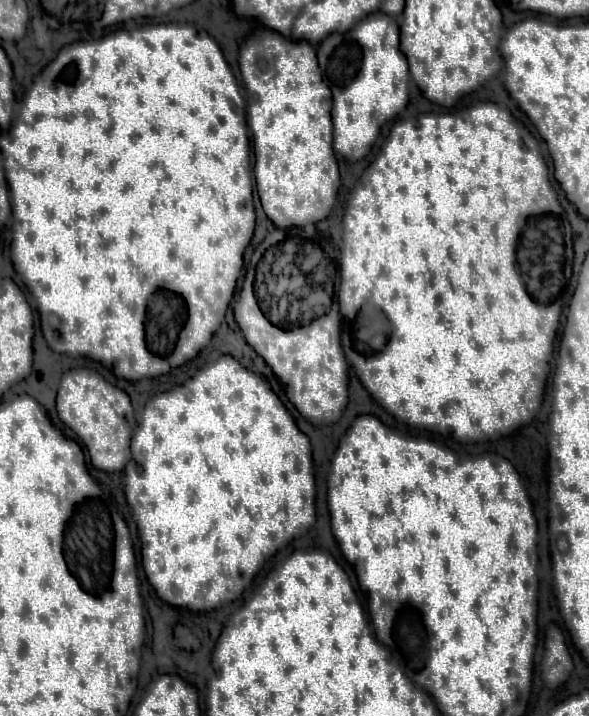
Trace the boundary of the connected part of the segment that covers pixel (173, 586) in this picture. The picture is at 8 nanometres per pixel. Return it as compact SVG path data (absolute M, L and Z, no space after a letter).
M230 355L220 357L216 363L202 369L198 375L188 379L184 385L180 385L168 393L162 393L158 397L152 397L144 407L142 423L138 425L138 429L132 437L132 443L134 443L132 459L128 461L128 465L124 469L124 493L126 493L126 501L132 509L132 517L138 527L138 535L140 535L140 543L142 543L142 549L140 549L142 567L144 567L144 573L146 573L150 585L158 593L158 597L174 607L182 607L182 609L190 609L190 611L208 611L208 609L216 609L216 607L224 605L226 601L234 601L252 583L260 565L266 559L270 559L286 539L300 533L300 529L302 529L302 533L308 531L316 521L312 455L310 455L308 437L302 431L298 431L292 415L286 411L286 407L282 405L278 395L272 393L272 389L266 385L266 381L262 377L246 371Z

